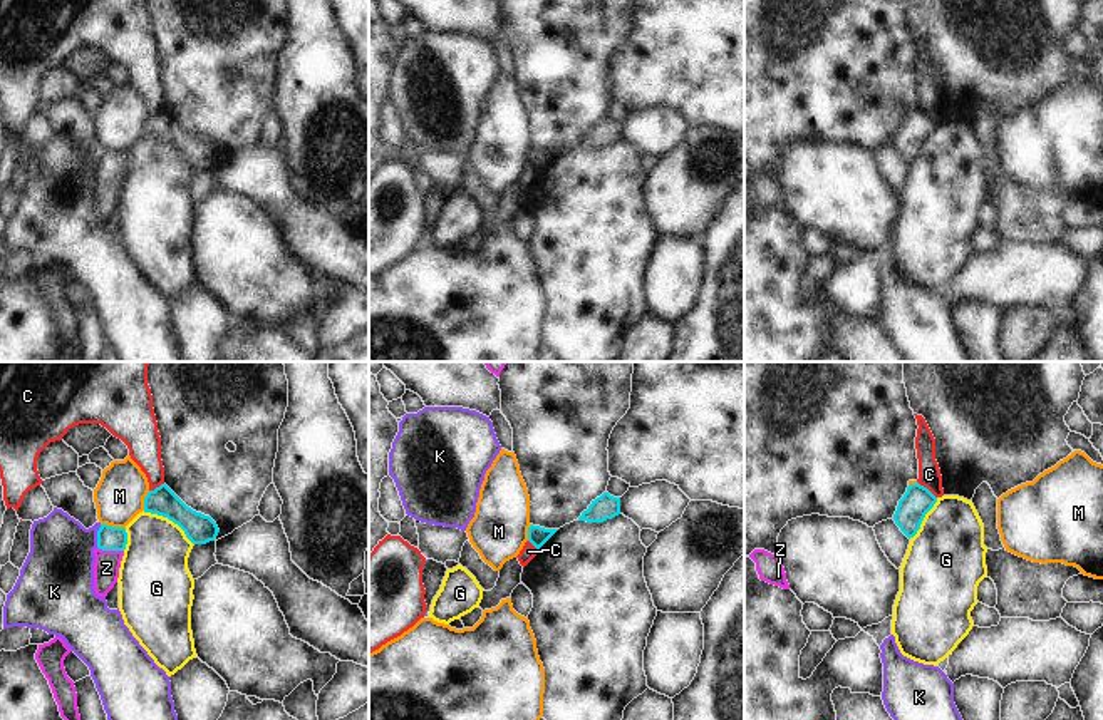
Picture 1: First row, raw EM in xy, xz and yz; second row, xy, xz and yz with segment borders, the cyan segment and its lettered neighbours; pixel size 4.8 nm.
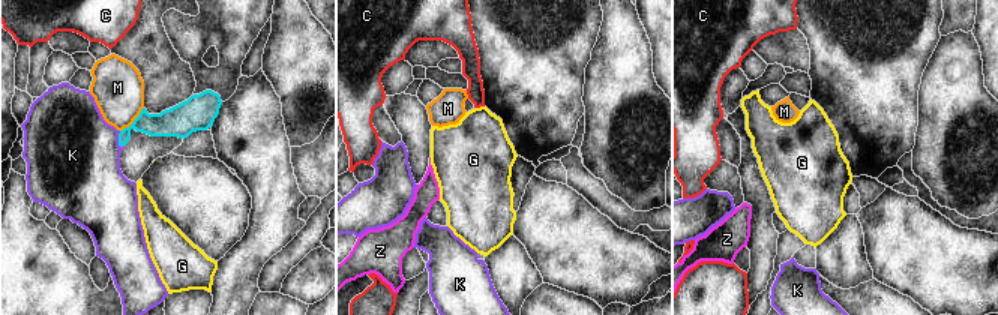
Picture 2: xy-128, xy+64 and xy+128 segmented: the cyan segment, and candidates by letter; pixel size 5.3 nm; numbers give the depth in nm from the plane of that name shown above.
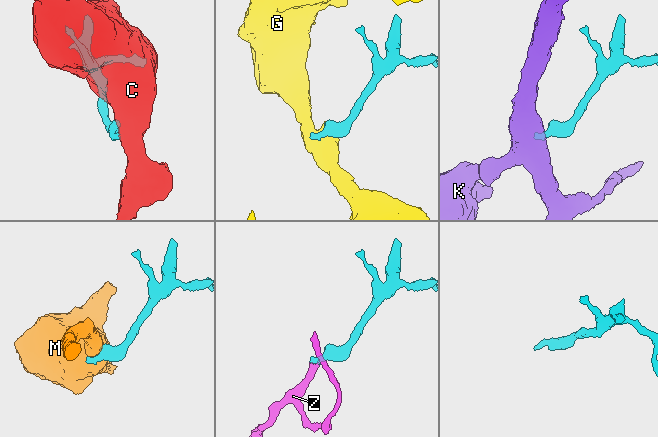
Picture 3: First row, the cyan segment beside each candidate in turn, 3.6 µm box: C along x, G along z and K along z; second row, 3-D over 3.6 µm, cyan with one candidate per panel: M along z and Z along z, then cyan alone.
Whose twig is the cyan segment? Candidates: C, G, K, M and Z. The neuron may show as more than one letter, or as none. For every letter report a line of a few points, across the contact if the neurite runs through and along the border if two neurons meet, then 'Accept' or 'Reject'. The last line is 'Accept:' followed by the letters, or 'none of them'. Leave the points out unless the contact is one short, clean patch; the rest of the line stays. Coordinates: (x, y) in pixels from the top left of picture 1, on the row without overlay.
C: Line: yz (917, 106), (936, 123). Reject
G: Line: xy (143, 136), (166, 141), (193, 169). Reject
K: Line: xy (101, 149), (96, 159), (96, 171). Reject
M: Line: xy (101, 148), (124, 153). Reject
Z: Line: xy (109, 163), (111, 174), (106, 193). Accept
Accept: Z

